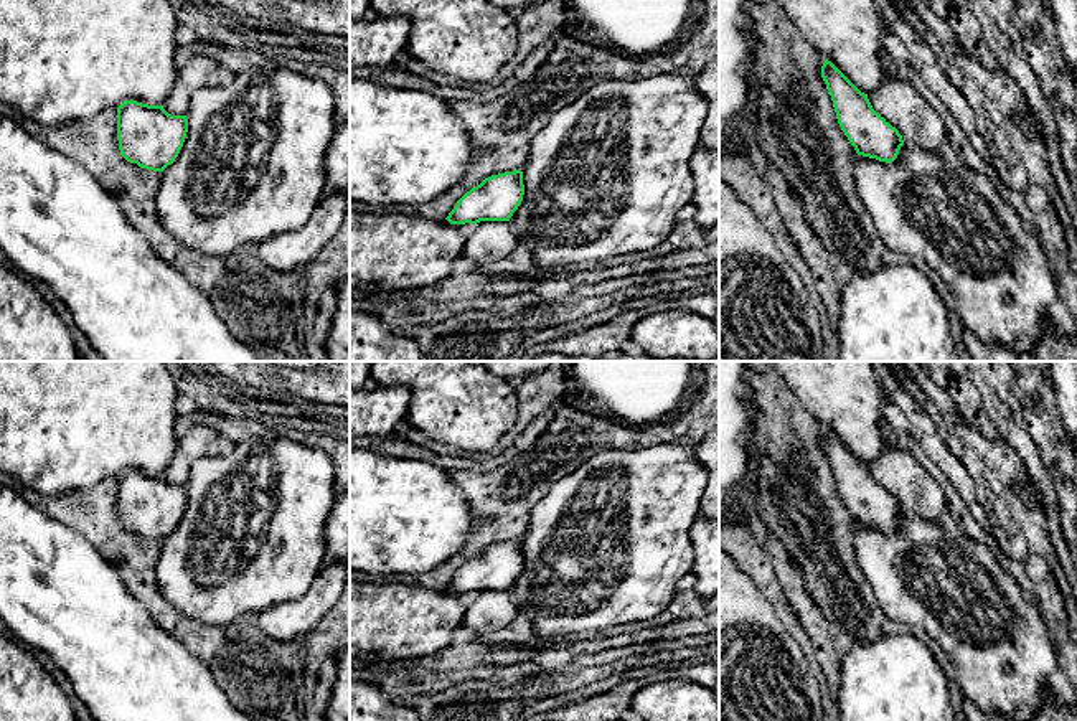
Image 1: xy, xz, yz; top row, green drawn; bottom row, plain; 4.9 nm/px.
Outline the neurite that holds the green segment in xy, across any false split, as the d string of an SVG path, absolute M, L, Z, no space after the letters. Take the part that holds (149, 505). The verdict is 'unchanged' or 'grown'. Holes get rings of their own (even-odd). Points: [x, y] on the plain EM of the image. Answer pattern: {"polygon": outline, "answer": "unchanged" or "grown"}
{"polygon": "M274 432L266 439L249 437L228 455L201 457L193 462L188 482L185 485L172 485L163 475L148 475L137 470L125 470L117 477L117 510L120 525L142 538L160 541L162 553L157 561L157 584L163 596L185 617L196 619L213 627L226 627L244 614L261 614L262 610L290 602L305 594L325 563L325 521L336 497L336 467L330 454L322 447L310 447L287 439L282 432Z", "answer": "grown"}

